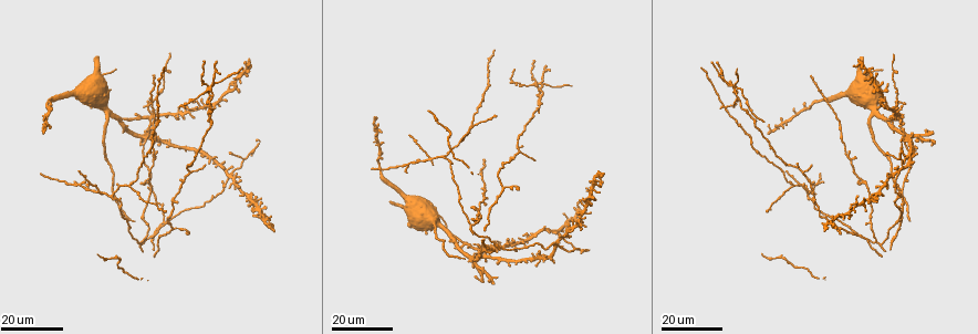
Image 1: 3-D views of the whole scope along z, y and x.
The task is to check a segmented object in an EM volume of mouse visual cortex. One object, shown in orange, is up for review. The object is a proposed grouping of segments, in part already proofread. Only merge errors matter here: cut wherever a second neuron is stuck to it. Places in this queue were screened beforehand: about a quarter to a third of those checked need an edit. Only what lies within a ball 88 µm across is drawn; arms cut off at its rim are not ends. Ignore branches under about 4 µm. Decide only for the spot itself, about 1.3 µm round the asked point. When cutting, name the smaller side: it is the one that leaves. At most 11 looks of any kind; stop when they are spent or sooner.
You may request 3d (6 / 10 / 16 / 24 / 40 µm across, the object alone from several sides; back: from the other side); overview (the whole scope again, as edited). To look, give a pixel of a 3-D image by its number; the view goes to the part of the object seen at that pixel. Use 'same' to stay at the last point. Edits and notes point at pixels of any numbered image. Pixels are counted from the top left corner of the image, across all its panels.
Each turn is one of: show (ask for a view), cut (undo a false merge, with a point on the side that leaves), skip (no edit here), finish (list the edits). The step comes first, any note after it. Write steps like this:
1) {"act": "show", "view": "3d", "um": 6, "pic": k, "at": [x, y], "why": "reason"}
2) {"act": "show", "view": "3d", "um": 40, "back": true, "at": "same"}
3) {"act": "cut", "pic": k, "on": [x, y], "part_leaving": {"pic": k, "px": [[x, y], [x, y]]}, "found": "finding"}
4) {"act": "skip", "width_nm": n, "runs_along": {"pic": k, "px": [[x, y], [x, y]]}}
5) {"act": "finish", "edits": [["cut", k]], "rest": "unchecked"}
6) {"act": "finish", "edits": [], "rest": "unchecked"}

{"act": "show", "view": "3d", "um": 16, "pic": 1, "at": [430, 157], "why": "looks like a crossing"}

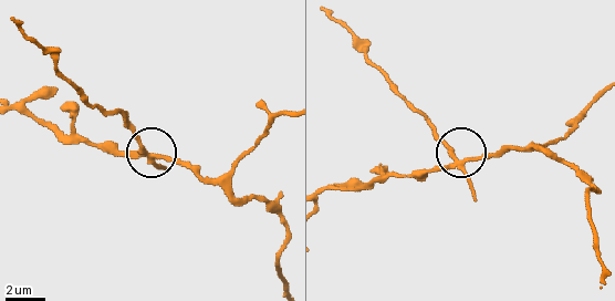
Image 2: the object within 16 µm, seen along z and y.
{"act": "show", "view": "3d", "um": 10, "pic": 2, "at": [141, 151], "why": "zoom in"}

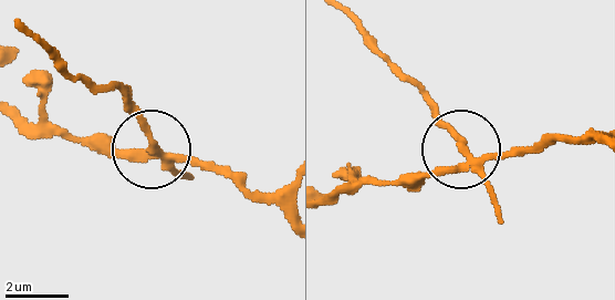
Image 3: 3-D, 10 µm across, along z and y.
{"act": "cut", "pic": 3, "on": [142, 130], "part_leaving": {"pic": 3, "px": [[164, 157], [116, 91], [69, 72], [29, 32]]}, "found": "a second neuron is stuck on"}

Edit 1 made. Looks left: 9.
{"act": "show", "view": "3d", "um": 16, "pic": 1, "at": [807, 197], "why": "side arm on a straight run"}

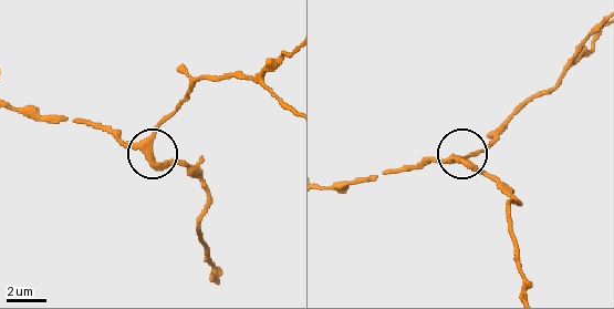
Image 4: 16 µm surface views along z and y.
{"act": "show", "view": "3d", "um": 10, "pic": 4, "at": [452, 159]}

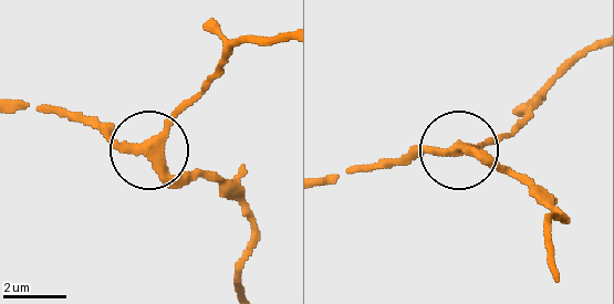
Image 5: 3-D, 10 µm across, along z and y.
{"act": "skip", "runs_along": {"pic": 5, "px": [[240, 284], [253, 229], [221, 189], [181, 179], [65, 113]]}, "found": "all the same neuron"}

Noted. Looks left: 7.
{"act": "show", "view": "3d", "um": 16, "pic": 1, "at": [149, 120], "why": "a fork"}

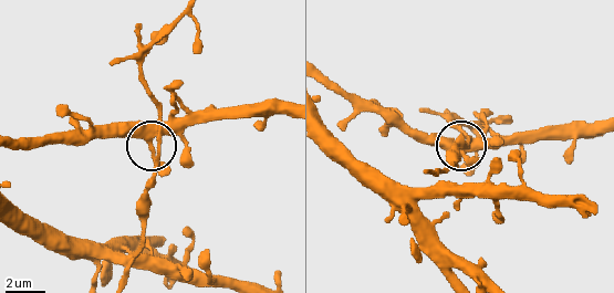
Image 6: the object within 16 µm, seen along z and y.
{"act": "show", "view": "3d", "um": 6, "pic": 6, "at": [467, 140], "why": "zoom in"}

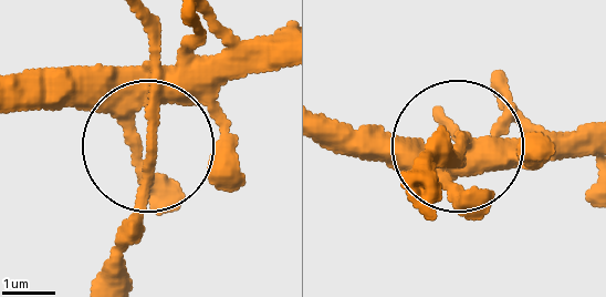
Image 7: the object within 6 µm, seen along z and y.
{"act": "skip", "side_arm_um": 49, "arms": 3, "found": "all the same neuron"}

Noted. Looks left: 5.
{"act": "show", "view": "3d", "um": 16, "pic": 1, "at": [146, 108], "why": "four arms meet"}

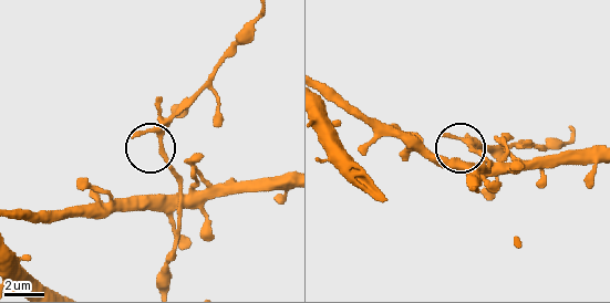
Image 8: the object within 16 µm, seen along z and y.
{"act": "show", "view": "3d", "um": 6, "pic": 8, "at": [162, 131]}

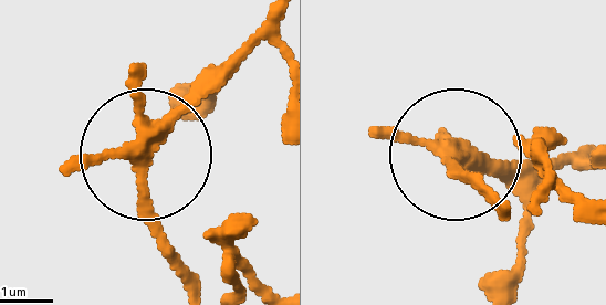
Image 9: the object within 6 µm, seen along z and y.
{"act": "skip", "runs_along": {"pic": 9, "px": [[188, 284], [148, 166], [237, 64]]}, "found": "one neuron here"}

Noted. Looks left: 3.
{"act": "show", "view": "3d", "um": 24, "pic": 1, "at": [215, 74], "why": "two arms at a narrow angle"}

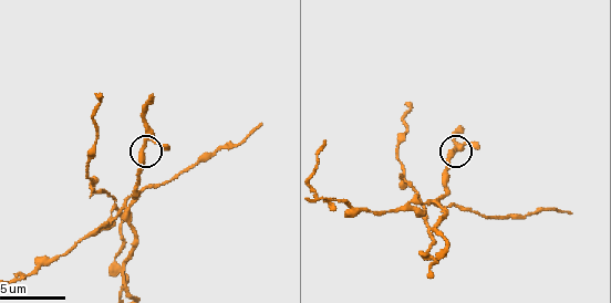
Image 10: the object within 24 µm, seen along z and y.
{"act": "show", "view": "3d", "um": 6, "pic": 10, "at": [144, 146]}

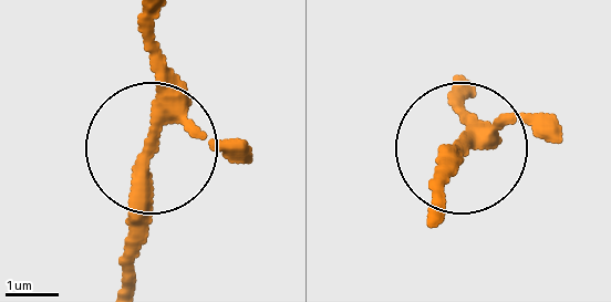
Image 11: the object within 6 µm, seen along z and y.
{"act": "skip", "runs_along": {"pic": 11, "px": [[434, 210], [465, 145], [465, 105]]}, "found": "all the same neuron"}

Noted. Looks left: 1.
{"act": "show", "view": "3d", "um": 10, "pic": 10, "at": [428, 201], "why": "looks like a crossing"}

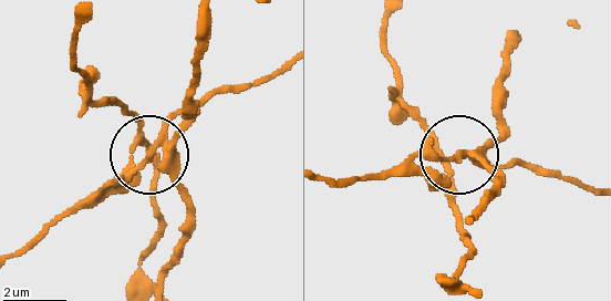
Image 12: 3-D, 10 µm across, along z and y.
{"act": "cut", "pic": 12, "on": [135, 116], "arms": 4, "found": "two neurons meet here"}

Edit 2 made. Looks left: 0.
{"act": "finish", "edits": [["cut", 3], ["cut", 12]], "rest": "unchecked"}

